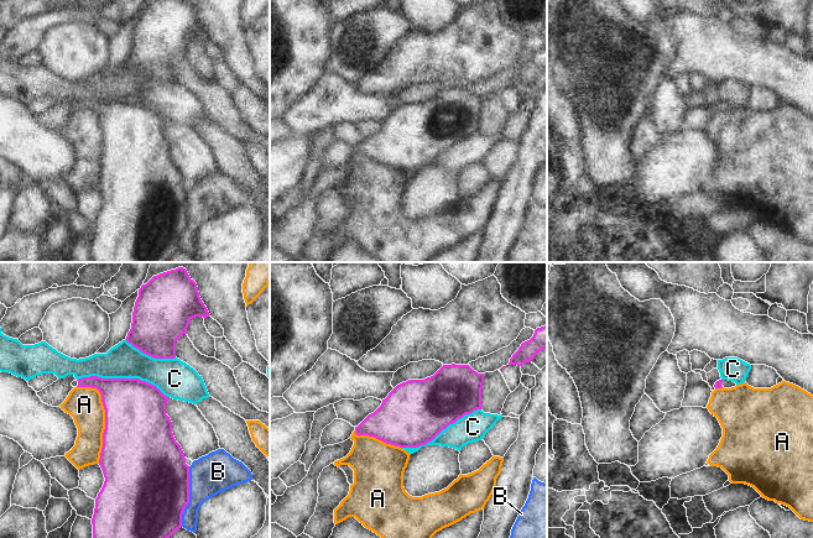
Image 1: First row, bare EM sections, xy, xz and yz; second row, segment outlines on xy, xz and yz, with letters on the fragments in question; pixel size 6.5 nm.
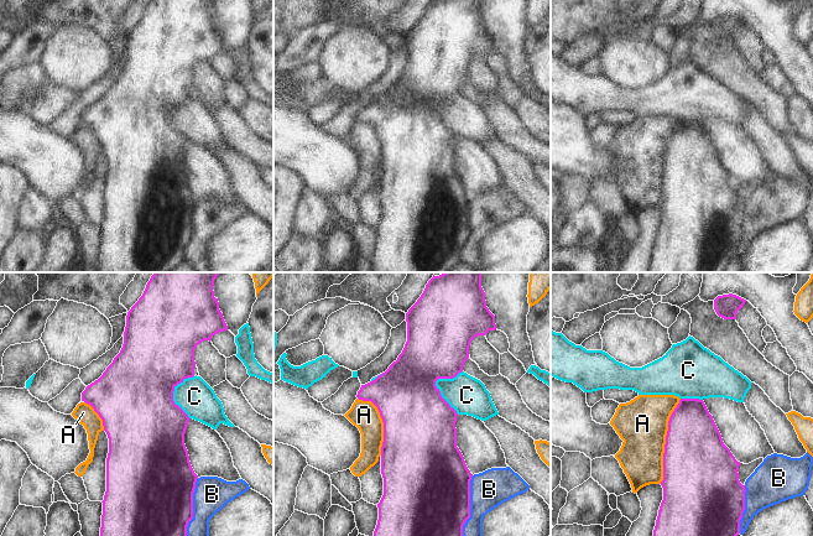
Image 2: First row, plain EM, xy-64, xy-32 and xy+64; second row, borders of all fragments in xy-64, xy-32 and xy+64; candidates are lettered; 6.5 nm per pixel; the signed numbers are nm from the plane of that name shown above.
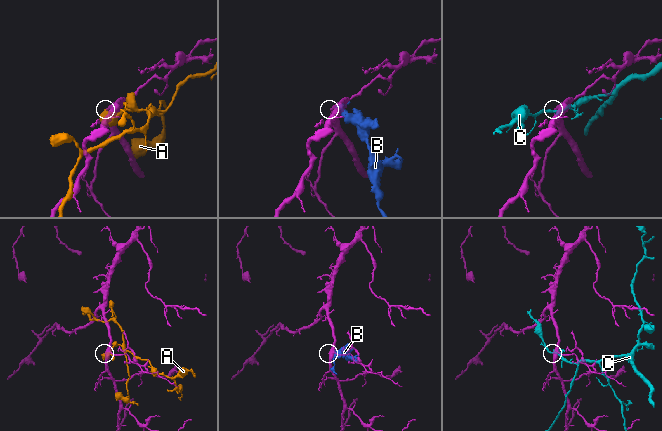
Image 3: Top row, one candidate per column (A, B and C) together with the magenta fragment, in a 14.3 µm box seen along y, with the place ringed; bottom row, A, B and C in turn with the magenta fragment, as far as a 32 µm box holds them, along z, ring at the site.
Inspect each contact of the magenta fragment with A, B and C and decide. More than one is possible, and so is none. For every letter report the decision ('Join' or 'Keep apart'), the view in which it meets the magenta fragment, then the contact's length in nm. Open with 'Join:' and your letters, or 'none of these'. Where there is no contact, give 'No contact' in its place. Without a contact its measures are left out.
Join: none of these
A: Keep apart. Touches magenta in xy. Shared border 500 nm
B: Keep apart. Touches magenta in xy. Shared border 400 nm
C: Keep apart. Touches magenta in xy. Shared border 600 nm.

